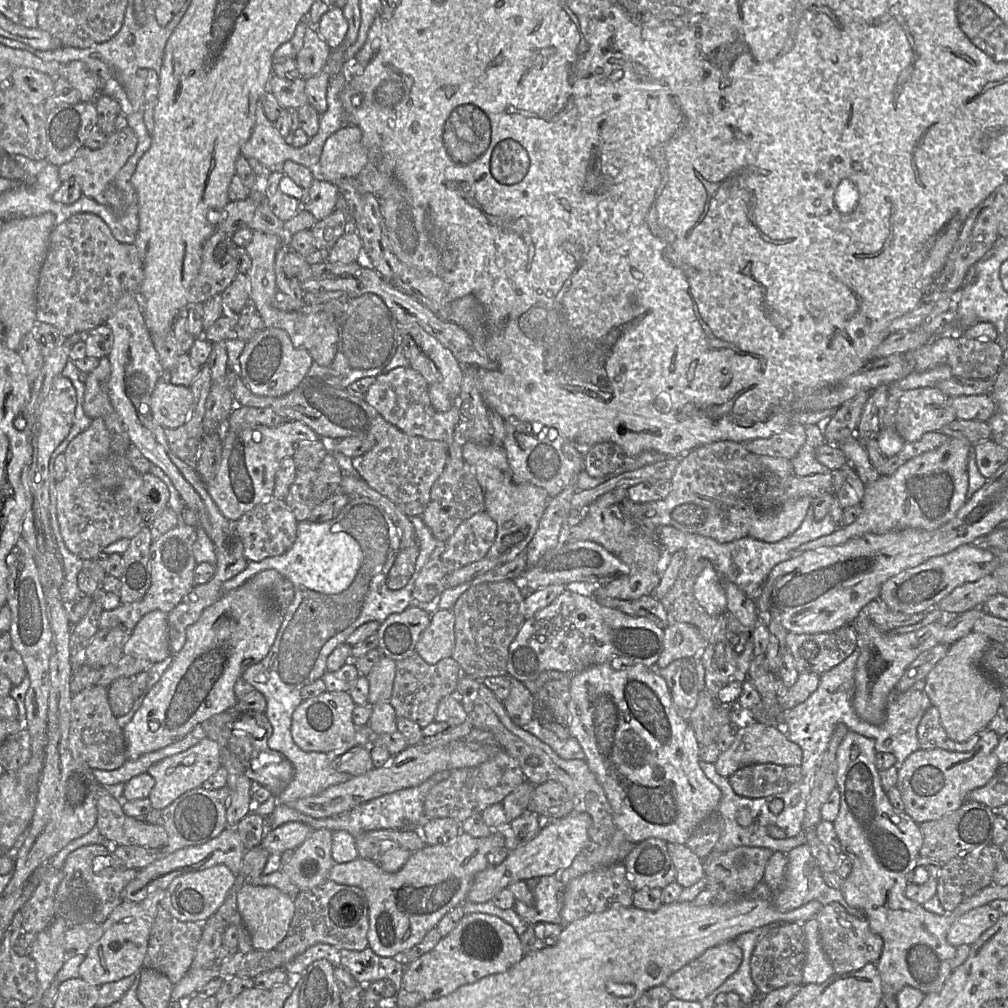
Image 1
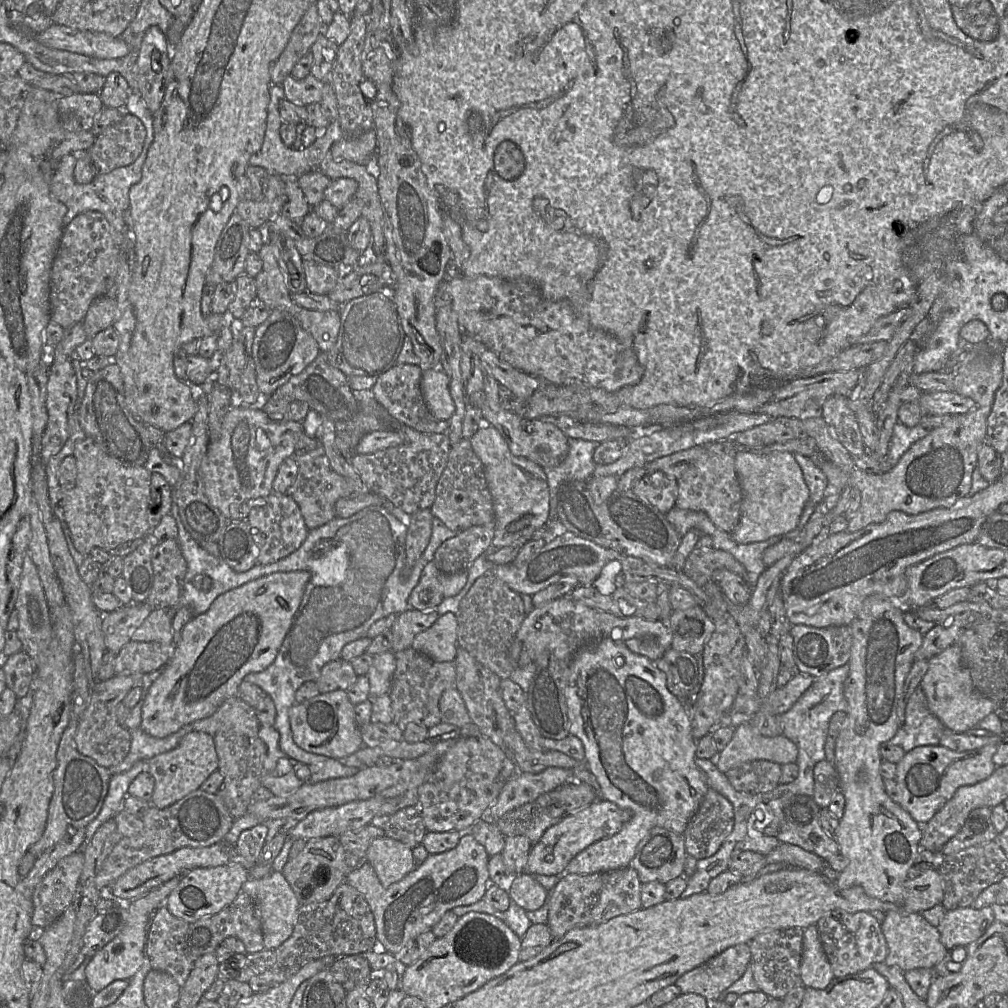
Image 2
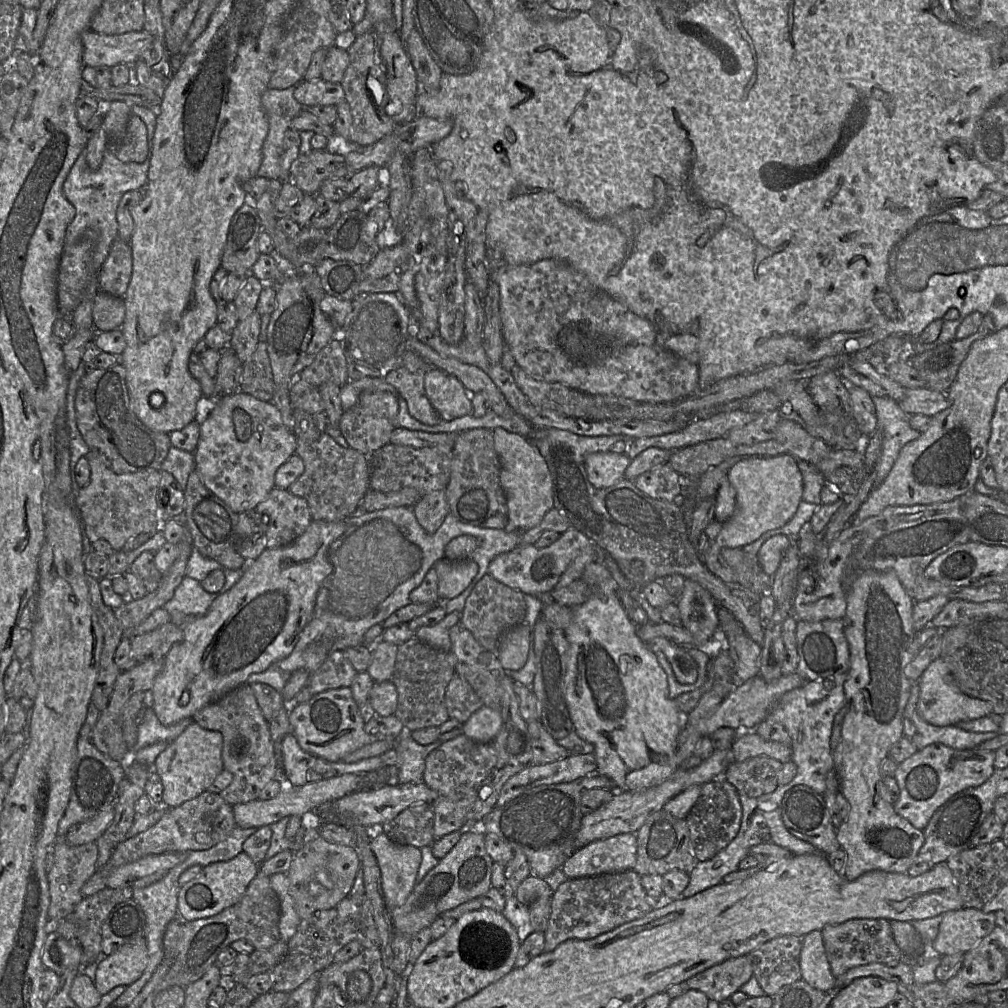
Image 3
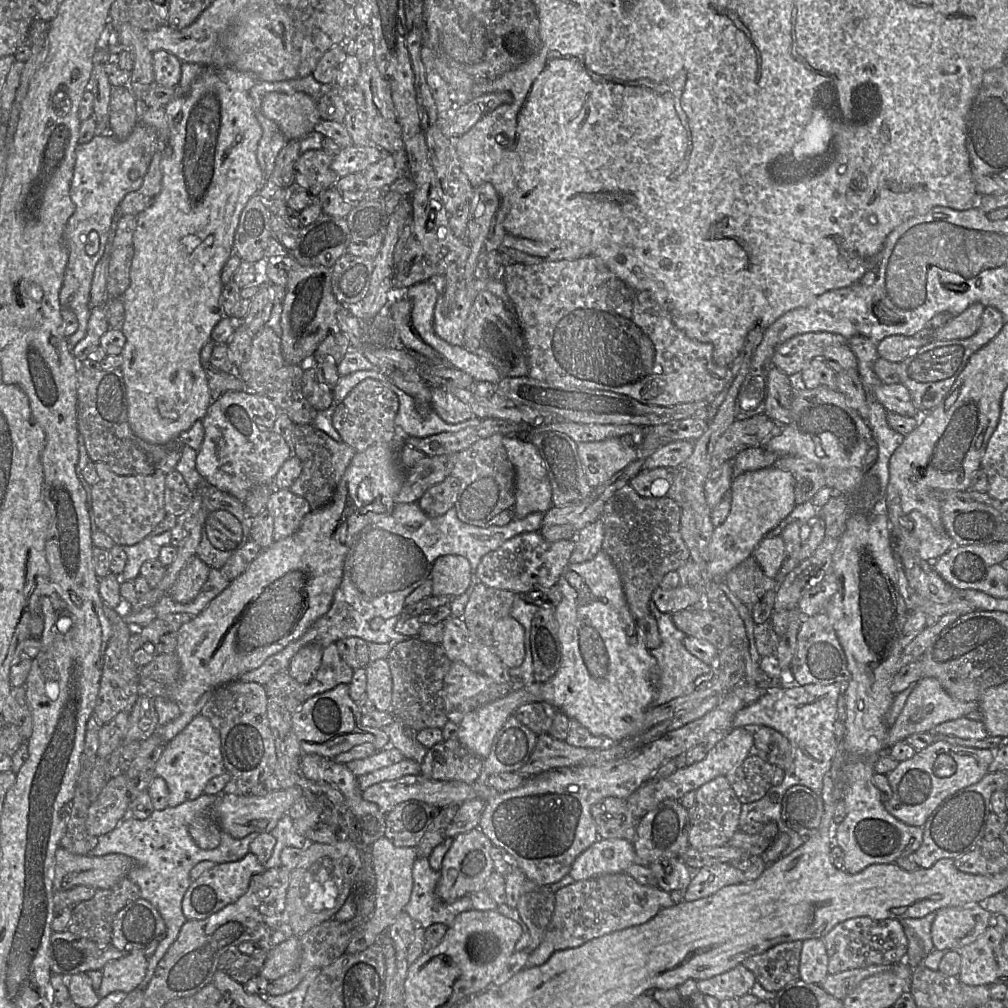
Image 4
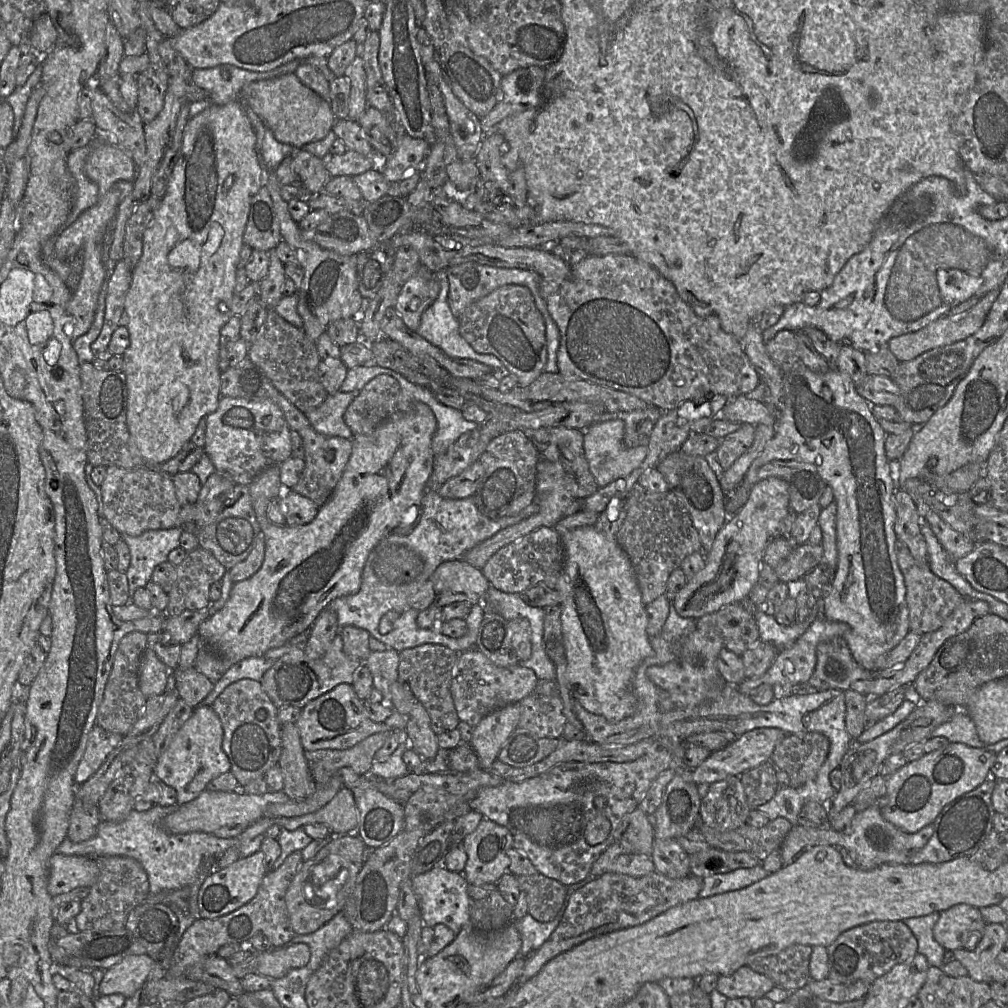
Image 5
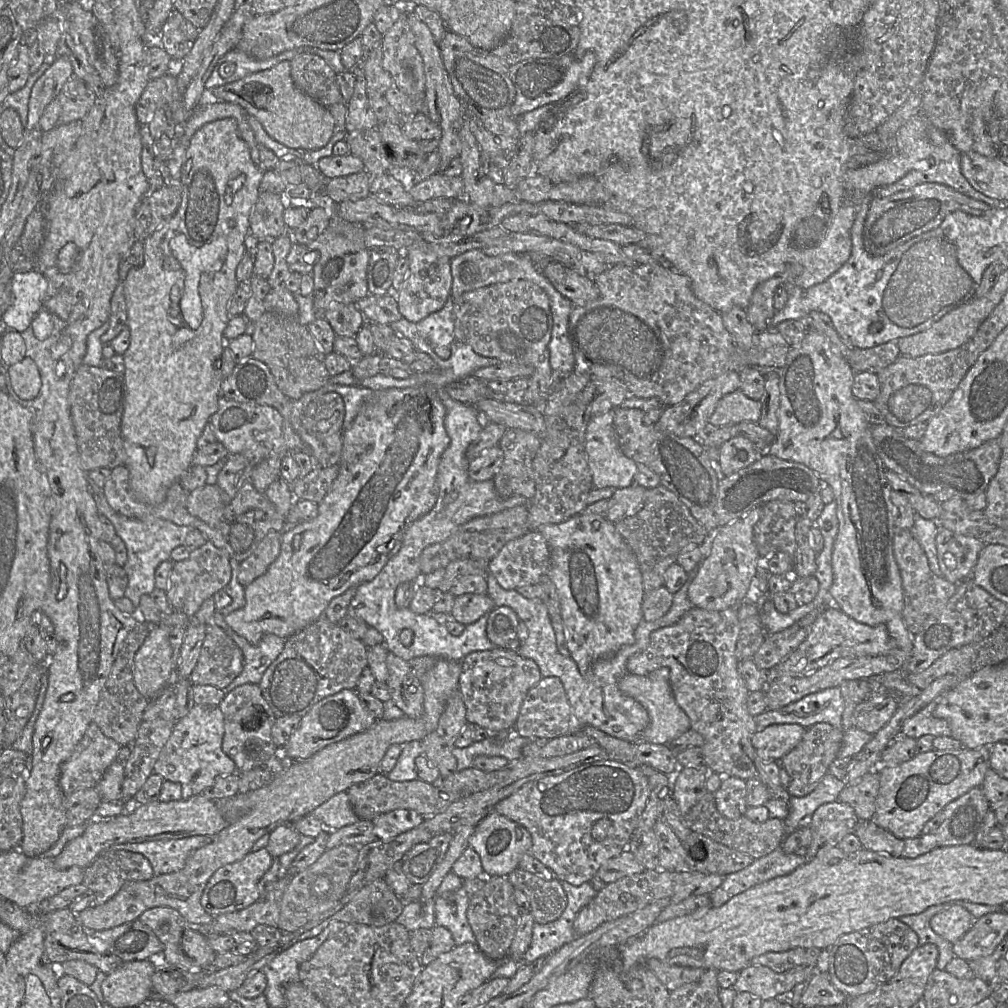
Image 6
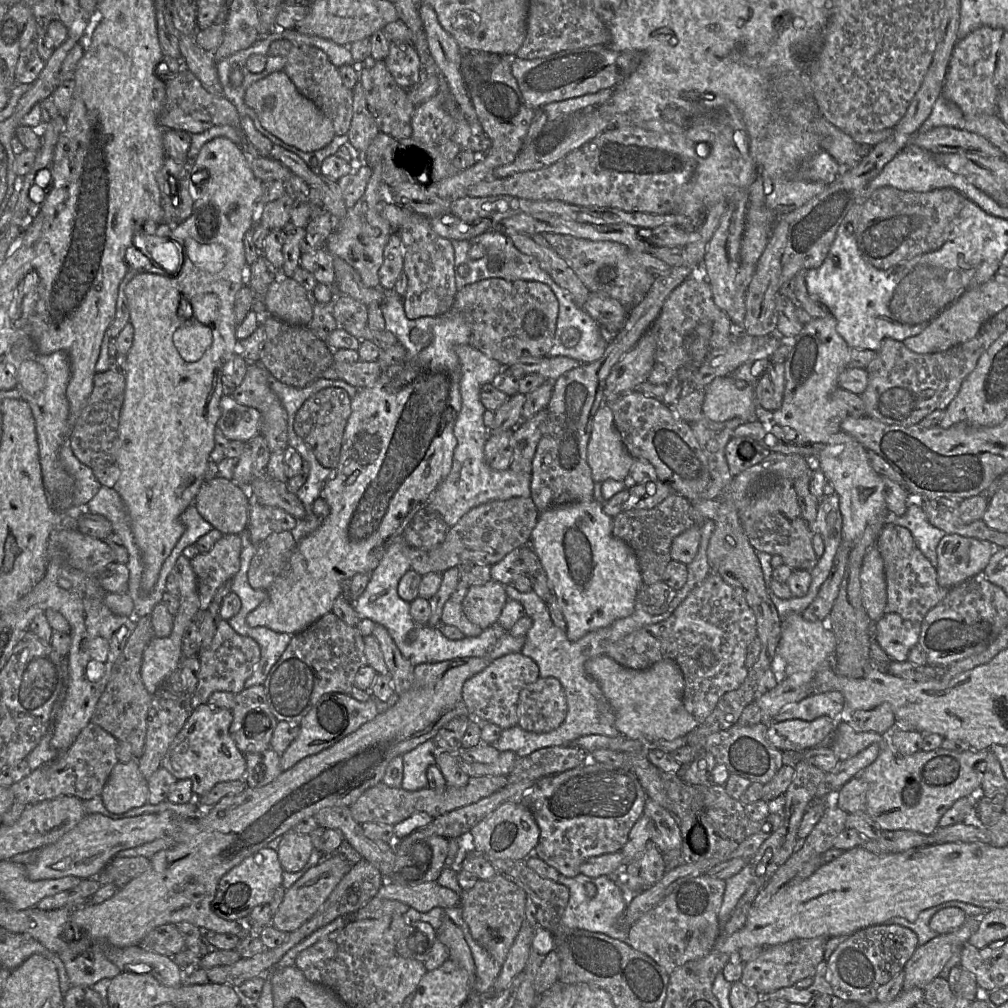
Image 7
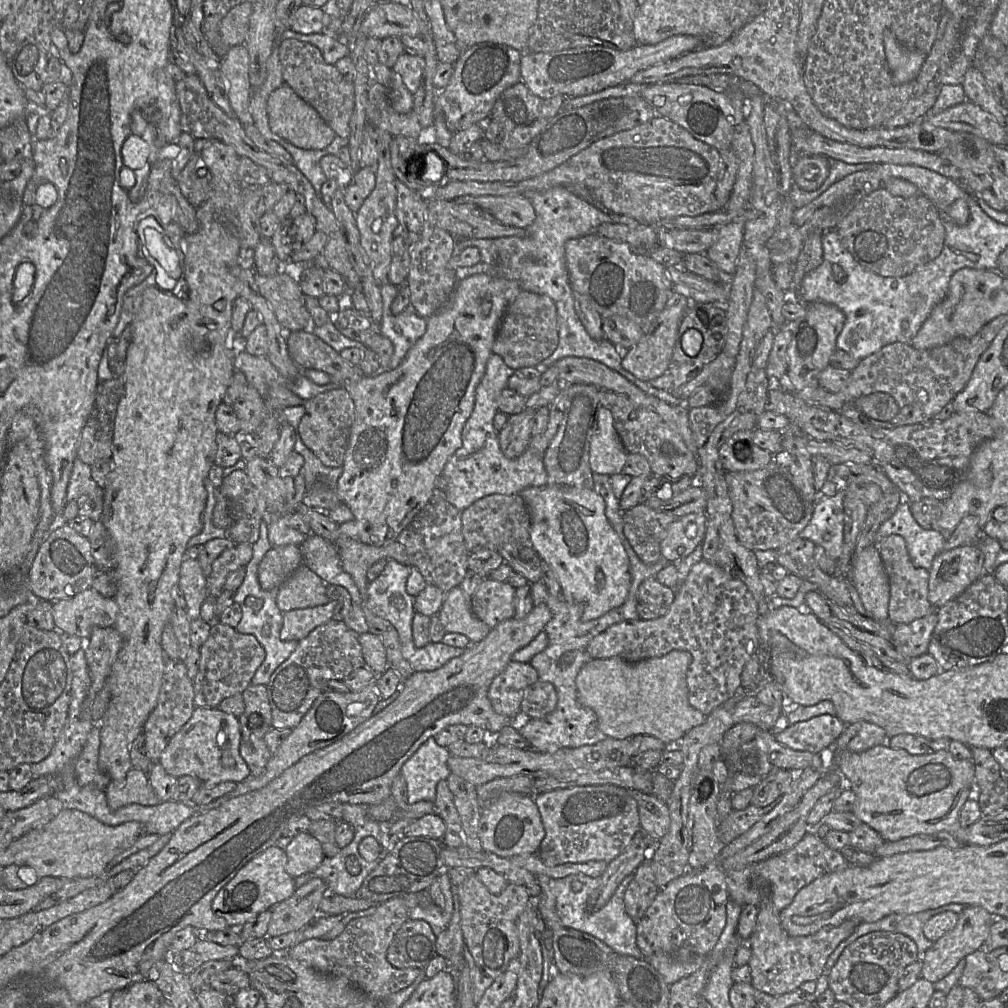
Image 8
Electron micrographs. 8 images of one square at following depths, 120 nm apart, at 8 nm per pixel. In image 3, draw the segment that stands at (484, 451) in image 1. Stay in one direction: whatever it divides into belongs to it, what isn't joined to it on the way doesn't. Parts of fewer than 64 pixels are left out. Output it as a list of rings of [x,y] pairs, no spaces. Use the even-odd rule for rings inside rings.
[[[502,428],[493,429],[494,448],[501,470],[500,484],[507,500],[506,532],[527,531],[536,527],[554,508],[552,478],[539,449],[529,439]]]

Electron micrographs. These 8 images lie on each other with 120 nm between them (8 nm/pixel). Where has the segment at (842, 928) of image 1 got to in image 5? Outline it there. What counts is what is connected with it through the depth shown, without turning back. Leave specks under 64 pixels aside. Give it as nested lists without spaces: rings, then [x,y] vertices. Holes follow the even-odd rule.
[[[874,921],[841,933],[827,948],[828,978],[834,983],[873,982],[917,953],[917,939],[903,921]]]

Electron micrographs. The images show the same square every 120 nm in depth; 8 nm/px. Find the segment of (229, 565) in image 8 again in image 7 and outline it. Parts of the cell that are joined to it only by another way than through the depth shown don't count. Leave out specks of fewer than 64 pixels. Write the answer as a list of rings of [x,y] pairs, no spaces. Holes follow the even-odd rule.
[[[224,534],[209,552],[198,553],[190,559],[197,577],[199,609],[206,610],[213,601],[217,589],[231,581],[240,568],[242,537]]]

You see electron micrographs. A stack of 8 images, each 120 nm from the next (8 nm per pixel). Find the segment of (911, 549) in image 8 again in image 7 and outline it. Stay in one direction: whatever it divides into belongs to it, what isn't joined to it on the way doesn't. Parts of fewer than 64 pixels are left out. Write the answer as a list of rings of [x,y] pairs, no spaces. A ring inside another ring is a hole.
[[[913,499],[909,503],[907,511],[902,516],[891,516],[888,523],[893,523],[907,528],[923,555],[931,562],[935,568],[937,561],[937,546],[946,533],[933,526],[927,518],[921,503],[917,499]]]

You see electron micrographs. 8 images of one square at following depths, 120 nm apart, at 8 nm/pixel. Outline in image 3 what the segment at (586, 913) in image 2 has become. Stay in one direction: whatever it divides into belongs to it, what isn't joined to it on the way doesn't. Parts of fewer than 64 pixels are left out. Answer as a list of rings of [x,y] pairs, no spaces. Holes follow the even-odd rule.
[[[634,870],[568,879],[557,888],[551,897],[551,914],[545,931],[544,952],[555,950],[567,940],[595,938],[625,923],[642,918],[653,909],[654,907],[648,902],[648,896],[641,883],[641,876]]]

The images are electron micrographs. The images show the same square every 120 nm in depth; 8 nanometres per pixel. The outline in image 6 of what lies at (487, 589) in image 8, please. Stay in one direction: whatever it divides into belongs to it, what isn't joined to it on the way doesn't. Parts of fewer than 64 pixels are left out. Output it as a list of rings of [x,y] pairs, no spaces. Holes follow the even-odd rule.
[[[467,593],[455,598],[450,617],[466,626],[476,622],[494,608],[494,602],[487,593]]]

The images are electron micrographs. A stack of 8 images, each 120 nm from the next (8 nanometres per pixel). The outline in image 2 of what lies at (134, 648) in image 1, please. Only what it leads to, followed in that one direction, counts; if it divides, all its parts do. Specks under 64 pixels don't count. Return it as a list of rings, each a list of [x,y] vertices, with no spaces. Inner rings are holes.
[[[156,608],[136,629],[133,641],[159,642],[164,645],[173,643],[172,618],[174,609]]]

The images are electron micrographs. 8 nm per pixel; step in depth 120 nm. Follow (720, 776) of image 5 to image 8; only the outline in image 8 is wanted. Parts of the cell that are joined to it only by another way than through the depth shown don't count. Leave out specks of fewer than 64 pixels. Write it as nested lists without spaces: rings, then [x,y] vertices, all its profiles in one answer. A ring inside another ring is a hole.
[[[820,715],[807,721],[783,725],[774,731],[775,739],[797,751],[821,754],[830,751],[846,724],[836,715]]]

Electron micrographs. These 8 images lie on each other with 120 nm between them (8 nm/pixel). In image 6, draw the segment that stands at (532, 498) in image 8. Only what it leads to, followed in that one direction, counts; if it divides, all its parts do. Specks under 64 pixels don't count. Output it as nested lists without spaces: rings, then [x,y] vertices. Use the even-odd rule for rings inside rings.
[[[583,511],[559,524],[541,525],[537,531],[545,538],[550,549],[549,577],[560,599],[566,647],[581,675],[592,679],[592,666],[595,662],[635,642],[635,629],[644,619],[642,602],[645,592],[639,563],[632,549],[606,517]]]

